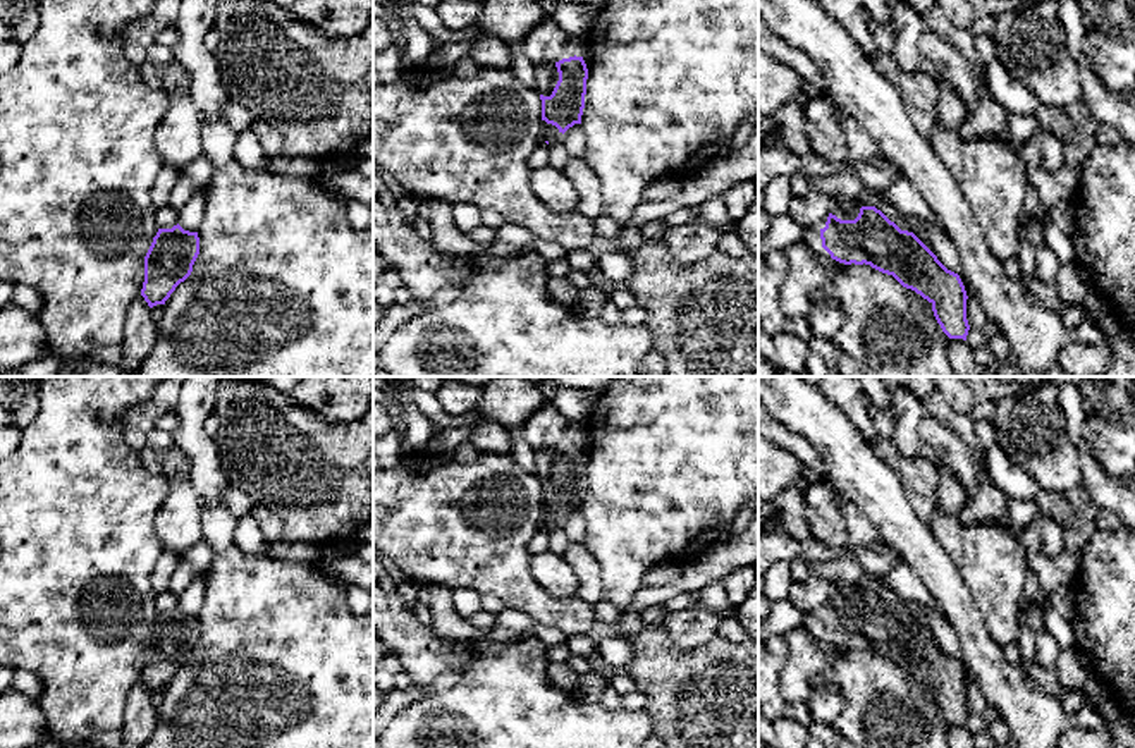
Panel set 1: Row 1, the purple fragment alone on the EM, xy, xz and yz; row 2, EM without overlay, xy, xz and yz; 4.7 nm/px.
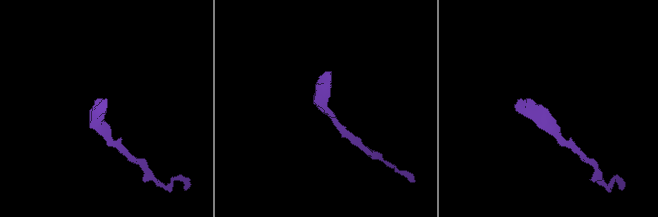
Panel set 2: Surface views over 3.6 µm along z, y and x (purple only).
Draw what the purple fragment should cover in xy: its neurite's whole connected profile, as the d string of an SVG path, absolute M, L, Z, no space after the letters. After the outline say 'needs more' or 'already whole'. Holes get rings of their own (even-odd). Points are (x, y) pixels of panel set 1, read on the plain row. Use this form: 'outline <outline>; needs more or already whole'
outline M179 609L158 614L144 641L141 681L150 693L165 690L175 672L191 660L198 640L198 617L184 616Z; already whole

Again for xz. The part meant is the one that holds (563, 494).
outline M583 442L562 444L535 452L535 476L542 485L542 506L566 518L581 509L588 454Z; needs more

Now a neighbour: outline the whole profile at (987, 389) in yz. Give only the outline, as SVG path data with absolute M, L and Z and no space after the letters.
M966 377L966 387L979 402L994 402L1052 383L1054 377Z

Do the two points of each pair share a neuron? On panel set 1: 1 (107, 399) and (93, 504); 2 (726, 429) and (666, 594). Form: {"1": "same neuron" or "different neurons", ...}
{"1": "same neuron", "2": "different neurons"}

